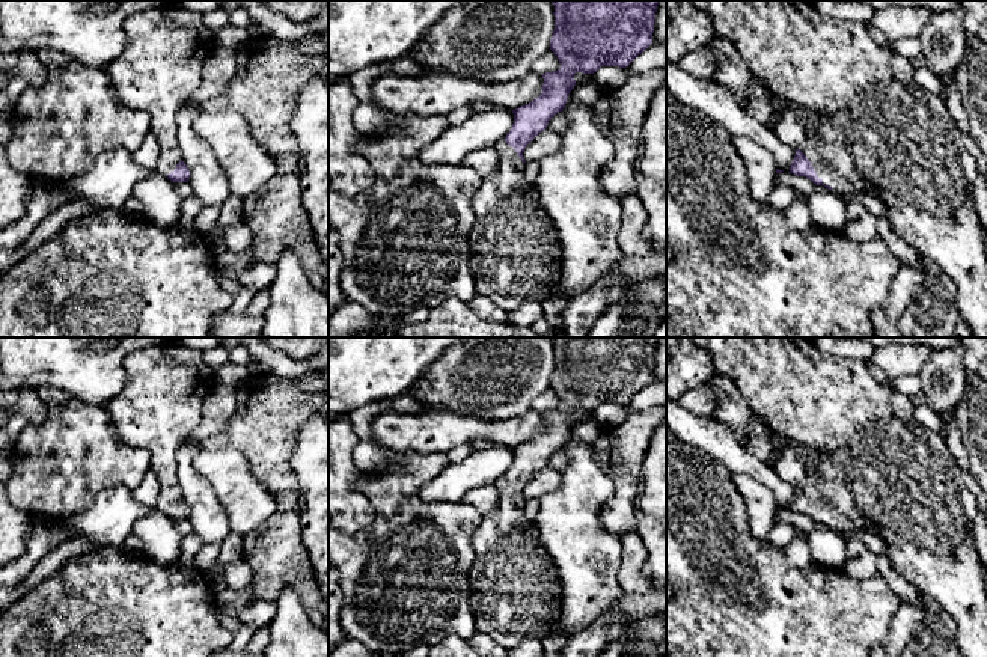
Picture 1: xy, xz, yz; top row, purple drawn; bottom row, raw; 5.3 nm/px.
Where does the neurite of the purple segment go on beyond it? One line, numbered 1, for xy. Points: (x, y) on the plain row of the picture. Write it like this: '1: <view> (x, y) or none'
1: xy (160, 404)

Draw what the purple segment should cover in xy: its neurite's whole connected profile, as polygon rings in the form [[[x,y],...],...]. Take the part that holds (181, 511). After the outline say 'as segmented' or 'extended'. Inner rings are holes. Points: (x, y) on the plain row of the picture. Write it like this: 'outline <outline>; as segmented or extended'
outline [[[173,341],[128,353],[124,359],[124,369],[125,384],[121,393],[105,405],[105,410],[124,443],[151,454],[149,470],[160,481],[157,508],[172,520],[188,520],[190,508],[181,497],[176,476],[176,451],[200,423],[205,396],[214,386],[211,381],[212,369],[205,363],[199,351],[175,344]]]; extended

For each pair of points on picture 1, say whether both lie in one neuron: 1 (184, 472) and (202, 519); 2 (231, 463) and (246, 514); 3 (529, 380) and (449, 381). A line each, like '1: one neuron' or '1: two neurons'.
1: one neuron
2: one neuron
3: one neuron

